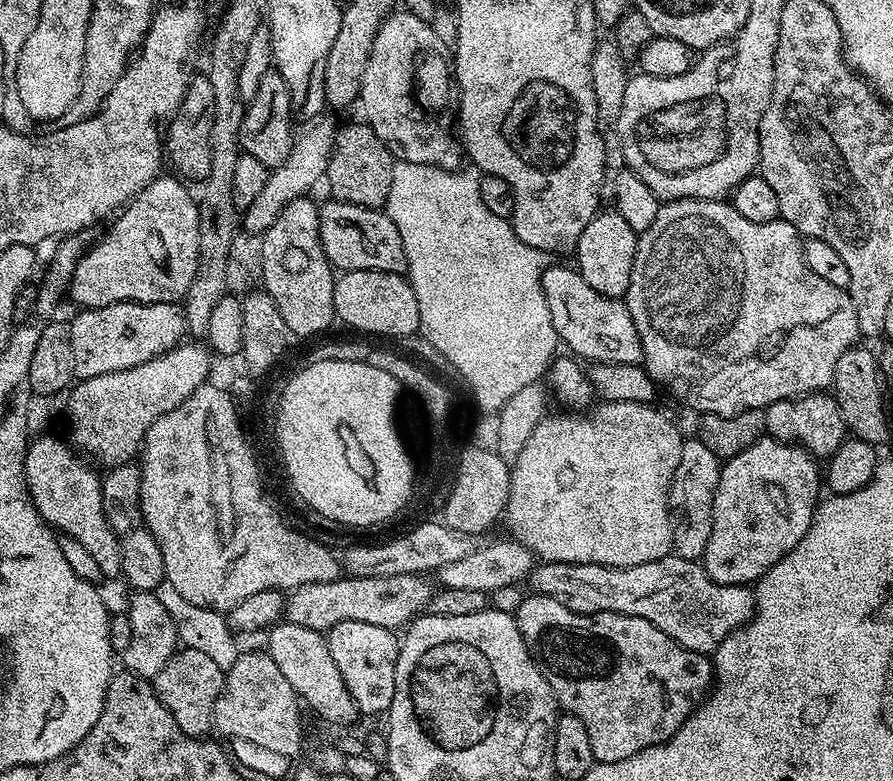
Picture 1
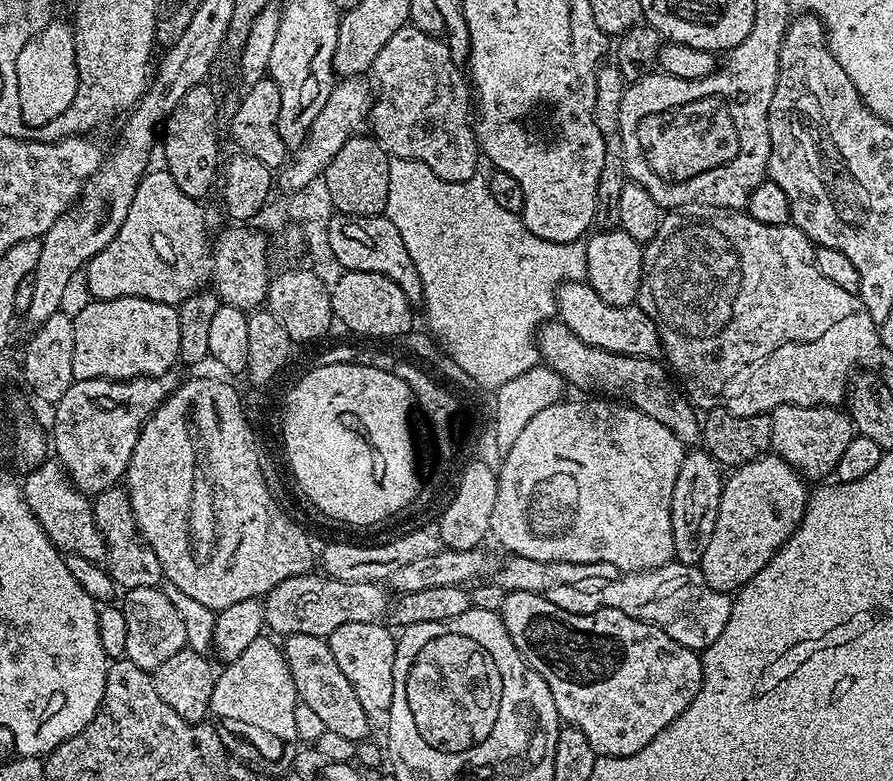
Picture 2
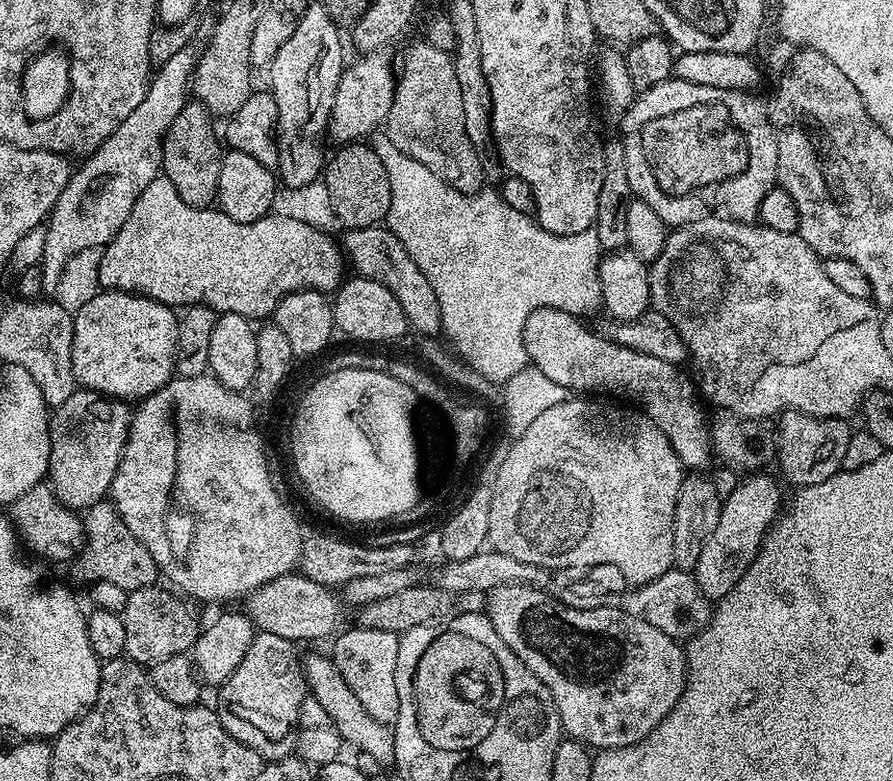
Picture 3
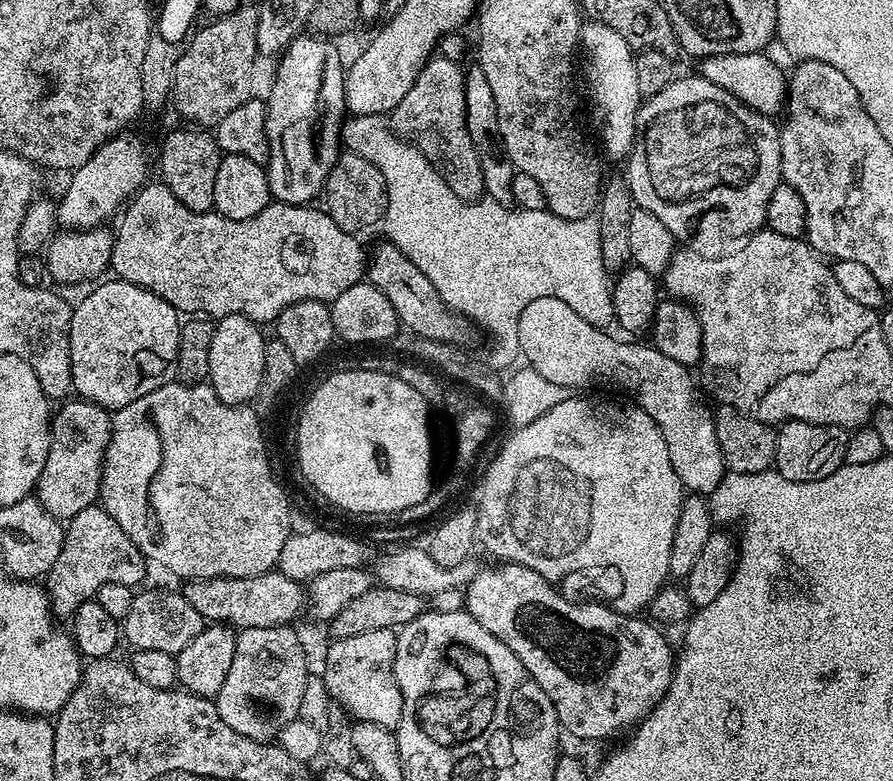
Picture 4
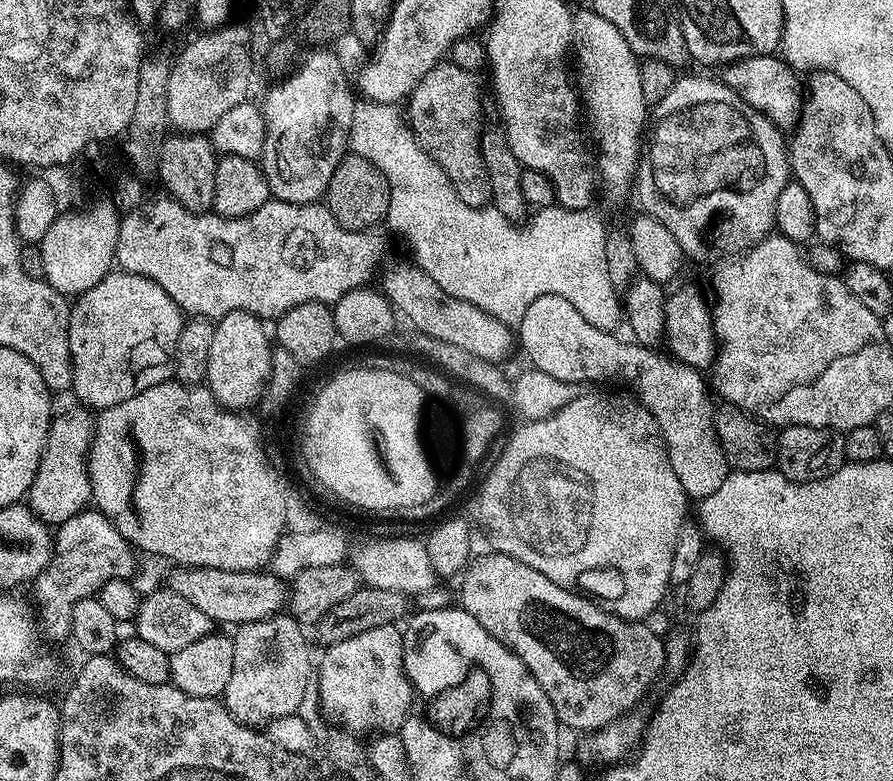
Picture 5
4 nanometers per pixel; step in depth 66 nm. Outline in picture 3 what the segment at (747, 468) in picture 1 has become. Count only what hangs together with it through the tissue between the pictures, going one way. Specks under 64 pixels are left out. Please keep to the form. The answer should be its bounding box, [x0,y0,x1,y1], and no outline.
[694,474,782,602]

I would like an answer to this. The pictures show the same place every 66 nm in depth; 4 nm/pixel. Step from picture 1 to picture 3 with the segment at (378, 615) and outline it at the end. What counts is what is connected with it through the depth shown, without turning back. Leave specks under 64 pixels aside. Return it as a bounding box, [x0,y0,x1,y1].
[246,574,342,642]

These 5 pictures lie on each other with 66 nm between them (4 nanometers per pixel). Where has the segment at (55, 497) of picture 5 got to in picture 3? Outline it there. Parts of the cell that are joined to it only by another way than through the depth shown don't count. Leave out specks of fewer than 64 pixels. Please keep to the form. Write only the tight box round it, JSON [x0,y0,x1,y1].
[47,388,132,510]

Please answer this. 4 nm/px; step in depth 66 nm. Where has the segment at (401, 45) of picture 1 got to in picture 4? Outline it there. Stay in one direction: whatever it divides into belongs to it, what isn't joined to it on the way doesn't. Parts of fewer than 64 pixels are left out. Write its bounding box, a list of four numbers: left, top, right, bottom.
[390,55,485,202]

